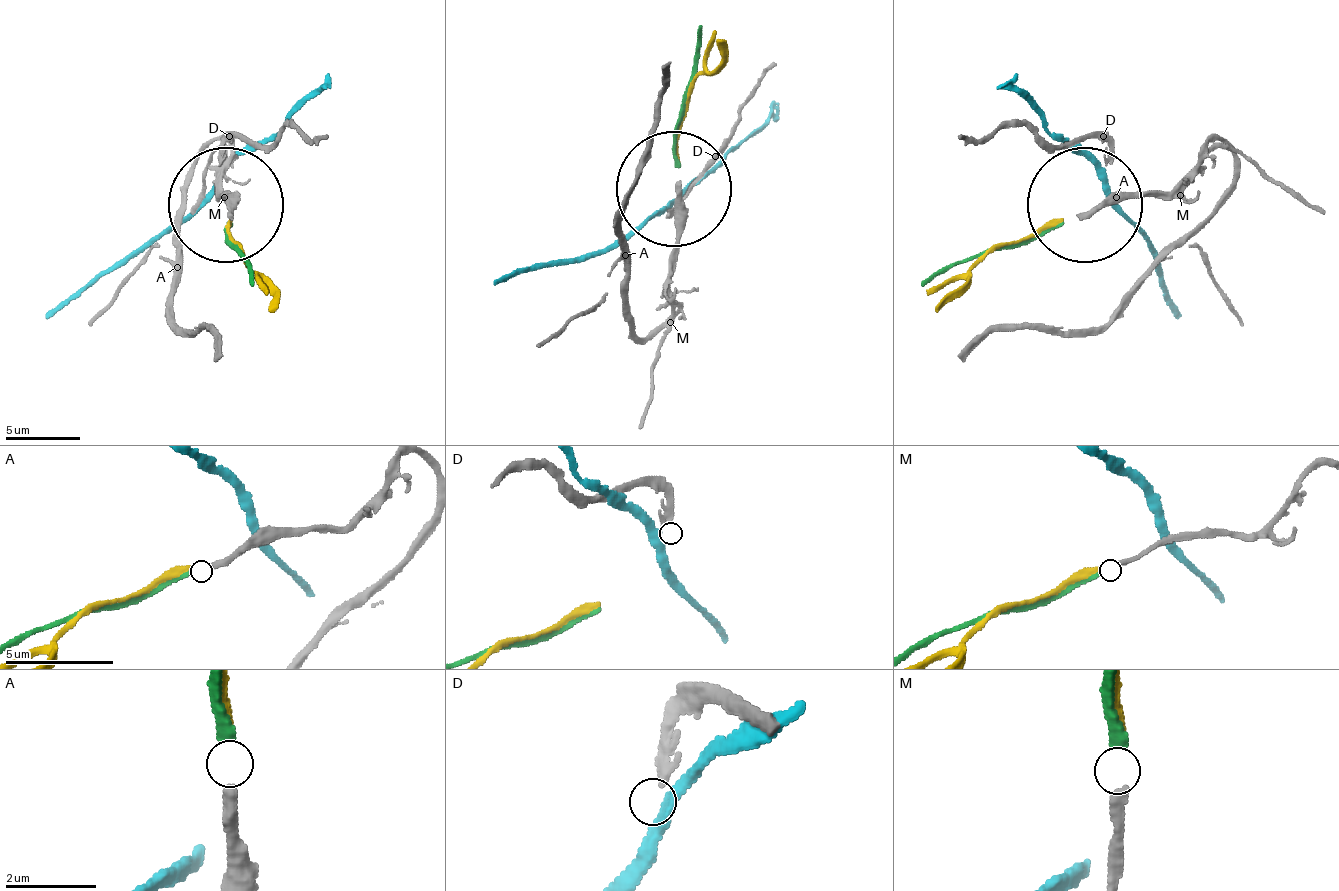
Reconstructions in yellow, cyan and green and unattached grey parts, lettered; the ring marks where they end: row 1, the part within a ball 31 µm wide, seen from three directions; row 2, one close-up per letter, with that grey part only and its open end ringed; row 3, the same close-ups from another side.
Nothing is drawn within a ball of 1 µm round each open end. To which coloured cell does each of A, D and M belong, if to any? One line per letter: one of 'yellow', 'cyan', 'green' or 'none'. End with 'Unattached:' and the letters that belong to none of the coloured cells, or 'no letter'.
A: green
D: none
M: yellow
Unattached: D

